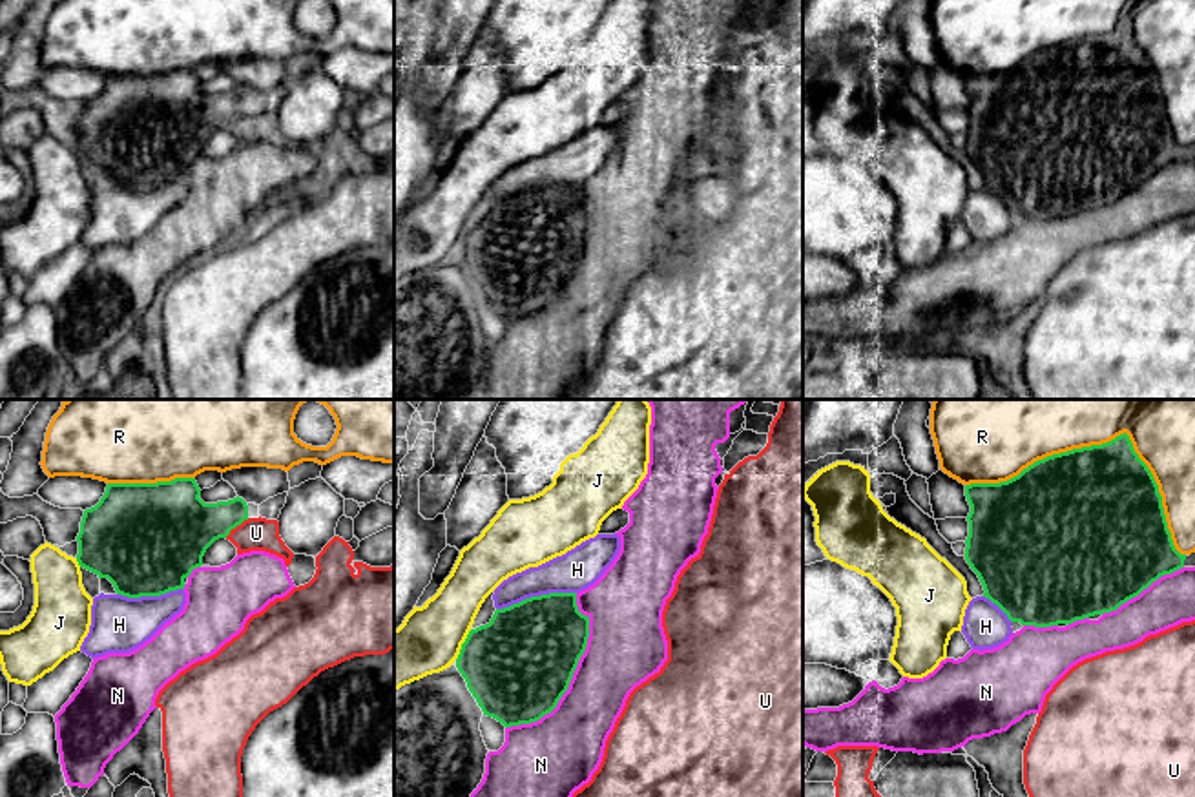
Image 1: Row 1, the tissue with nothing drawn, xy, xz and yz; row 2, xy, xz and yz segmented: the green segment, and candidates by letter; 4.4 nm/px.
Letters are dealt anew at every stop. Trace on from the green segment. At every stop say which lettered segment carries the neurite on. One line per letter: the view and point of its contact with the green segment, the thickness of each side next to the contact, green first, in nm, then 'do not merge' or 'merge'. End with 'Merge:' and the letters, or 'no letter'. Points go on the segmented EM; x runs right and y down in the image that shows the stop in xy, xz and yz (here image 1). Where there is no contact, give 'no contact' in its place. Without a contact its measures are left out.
H: contact xz (535, 597); calibres 440 and 180 nm; do not merge
J: contact xz (462, 644); calibres 440 and 280 nm; do not merge
N: contact xz (571, 675); calibres 460 and 320 nm; do not merge
R: contact yz (1108, 442); calibres 480 and 440 nm; do not merge
U: contact xy (236, 526); calibres 300 and 140 nm; do not merge
Merge: no letter

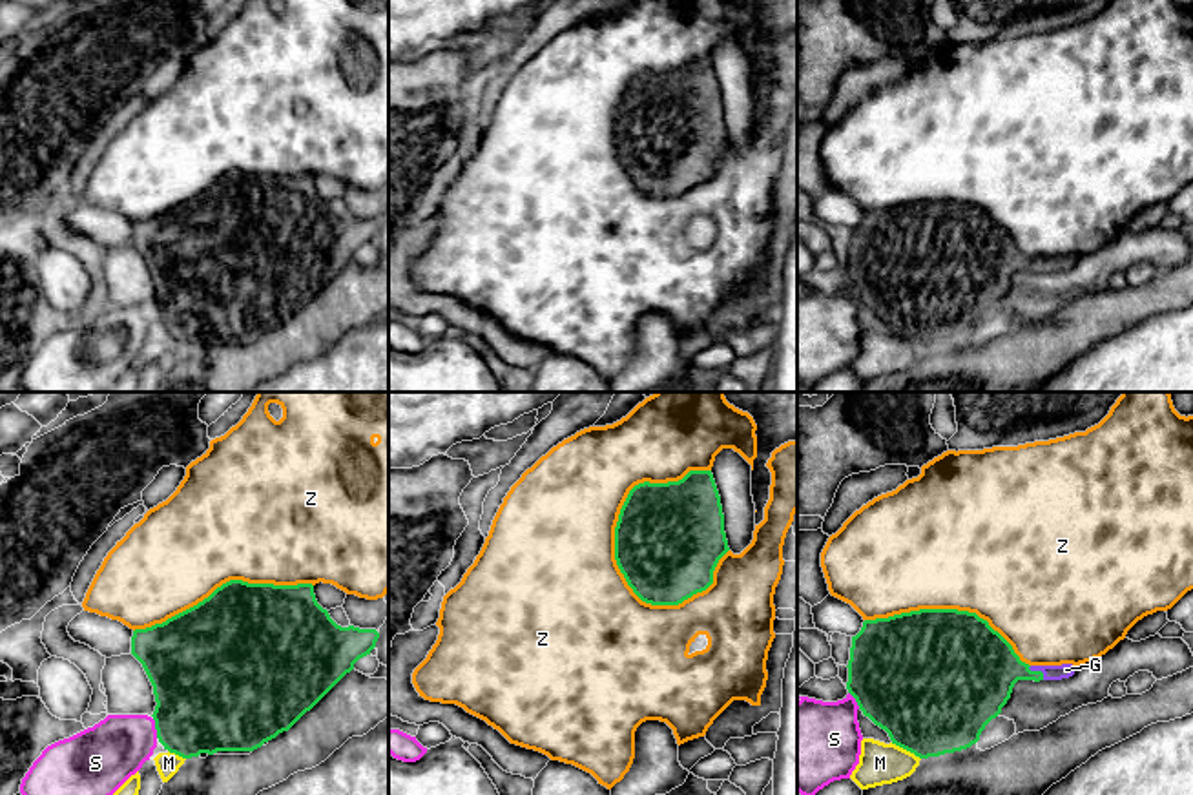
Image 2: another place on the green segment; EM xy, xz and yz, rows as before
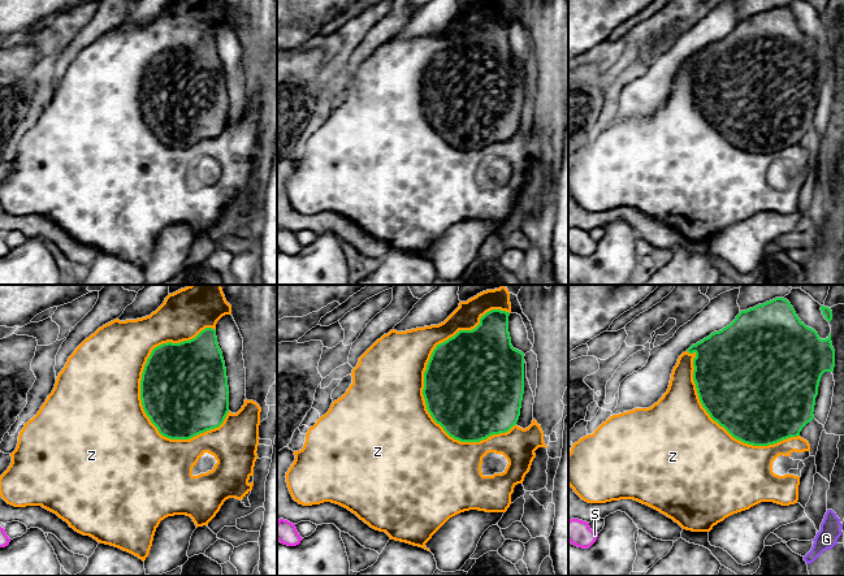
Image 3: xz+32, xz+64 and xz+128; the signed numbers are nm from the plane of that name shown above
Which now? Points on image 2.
G: contact yz (1038, 671); calibres 320 and 60 nm; merge
M: contact yz (905, 748); calibres 500 and 180 nm; do not merge
S: contact xy (155, 728); calibres 440 and 280 nm; do not merge
Z: contact xz (622, 507); calibres 480 and 460 nm; do not merge
Merge: G

